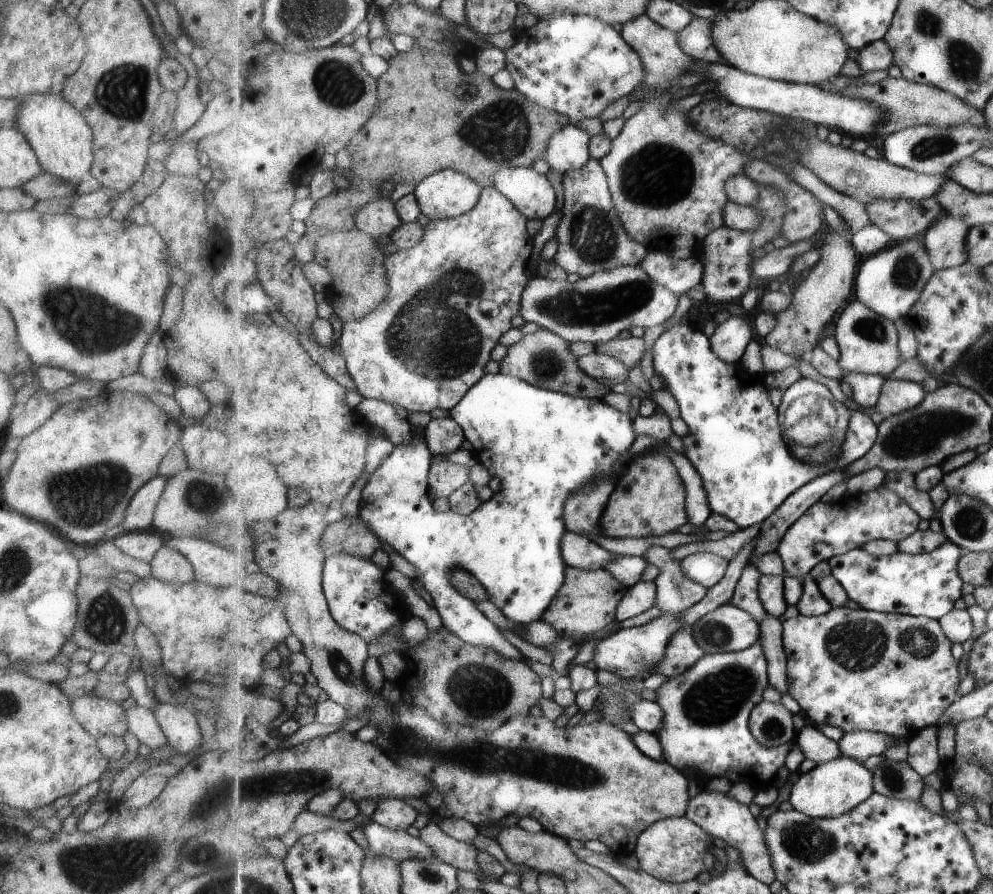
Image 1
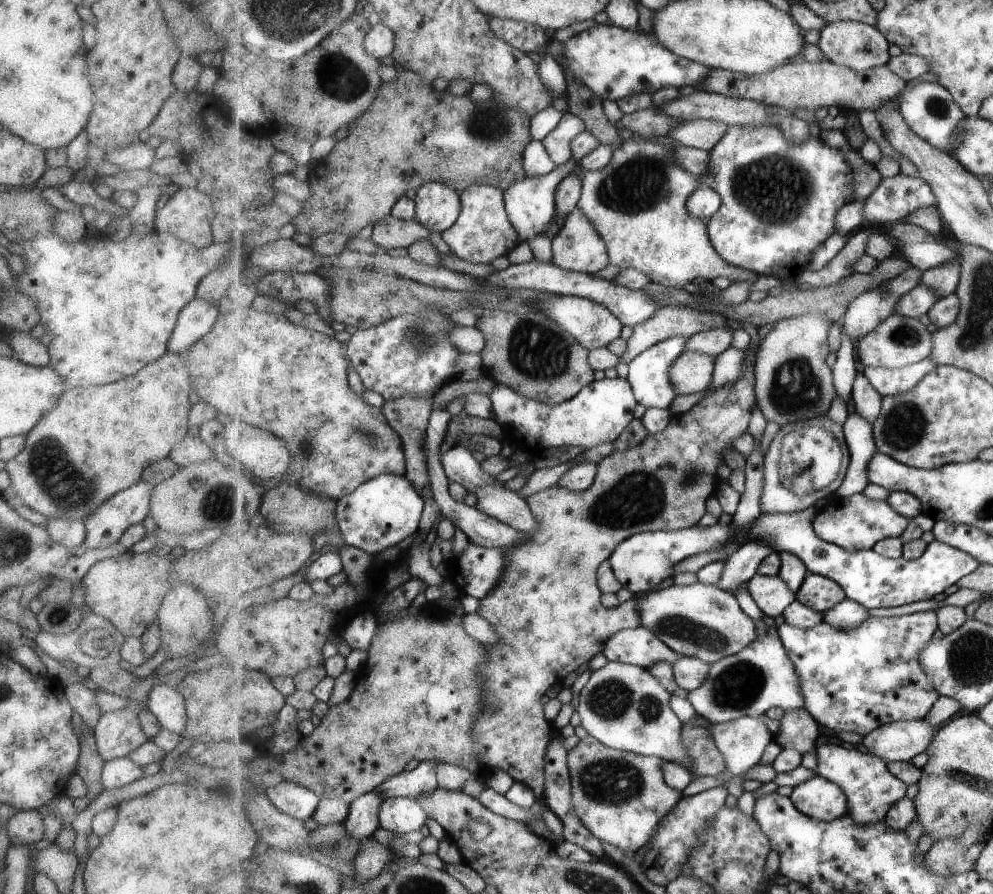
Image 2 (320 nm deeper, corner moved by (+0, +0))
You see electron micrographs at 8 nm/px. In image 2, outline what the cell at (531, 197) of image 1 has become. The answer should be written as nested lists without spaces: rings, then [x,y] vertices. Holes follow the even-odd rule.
[[[573,158],[561,168],[555,168],[546,176],[529,176],[524,180],[515,182],[507,191],[504,192],[505,207],[509,220],[515,224],[521,241],[529,242],[531,238],[537,238],[539,234],[544,234],[549,230],[551,222],[556,214],[556,193],[559,185],[569,174],[573,173],[573,168],[577,166],[577,160]]]

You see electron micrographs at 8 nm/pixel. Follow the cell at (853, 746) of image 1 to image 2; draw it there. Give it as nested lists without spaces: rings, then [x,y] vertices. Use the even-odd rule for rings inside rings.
[[[926,719],[896,721],[873,730],[864,737],[863,745],[887,762],[909,762],[929,749],[937,730]]]

